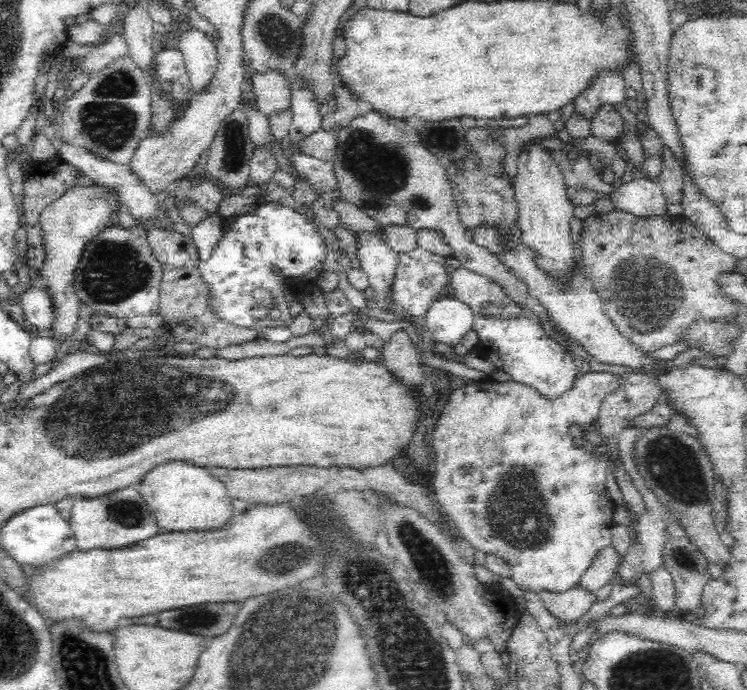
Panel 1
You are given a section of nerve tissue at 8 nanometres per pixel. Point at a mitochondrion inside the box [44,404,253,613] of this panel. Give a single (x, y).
(126, 512)

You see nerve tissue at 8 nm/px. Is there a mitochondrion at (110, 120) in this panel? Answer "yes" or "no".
yes

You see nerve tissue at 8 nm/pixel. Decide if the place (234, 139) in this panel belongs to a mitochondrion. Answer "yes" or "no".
yes

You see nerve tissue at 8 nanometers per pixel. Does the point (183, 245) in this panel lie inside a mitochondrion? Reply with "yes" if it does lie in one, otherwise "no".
no

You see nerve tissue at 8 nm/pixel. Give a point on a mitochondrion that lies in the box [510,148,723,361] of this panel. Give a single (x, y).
(648, 294)

